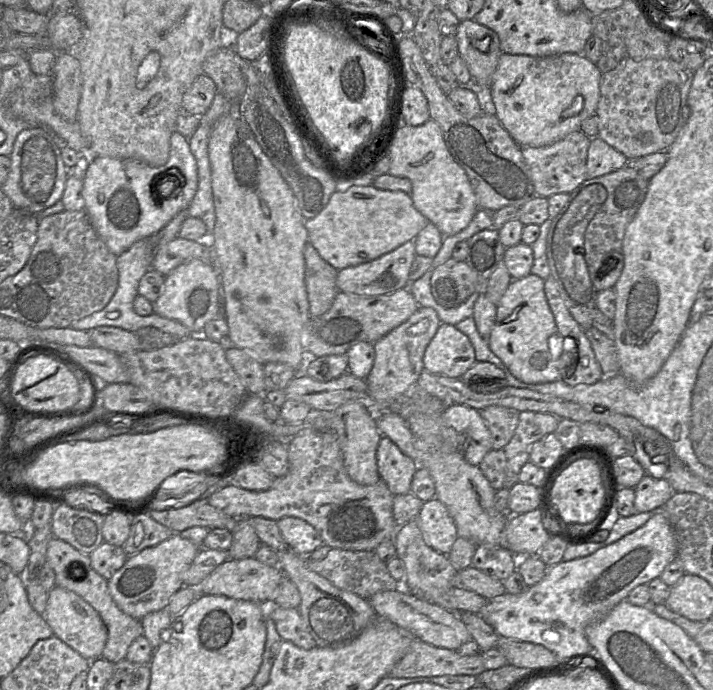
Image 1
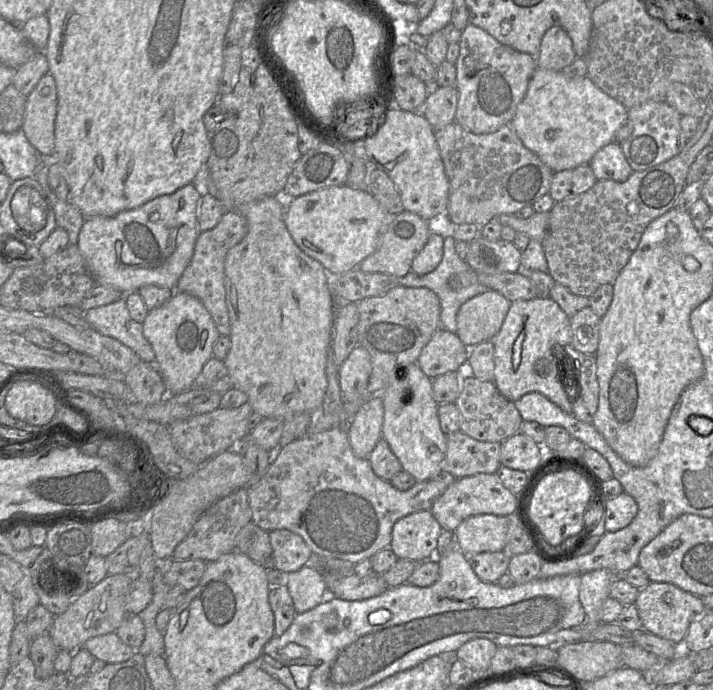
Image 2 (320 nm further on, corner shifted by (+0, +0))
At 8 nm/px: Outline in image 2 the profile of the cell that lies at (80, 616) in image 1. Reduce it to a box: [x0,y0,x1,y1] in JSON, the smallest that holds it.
[83,632,137,664]

